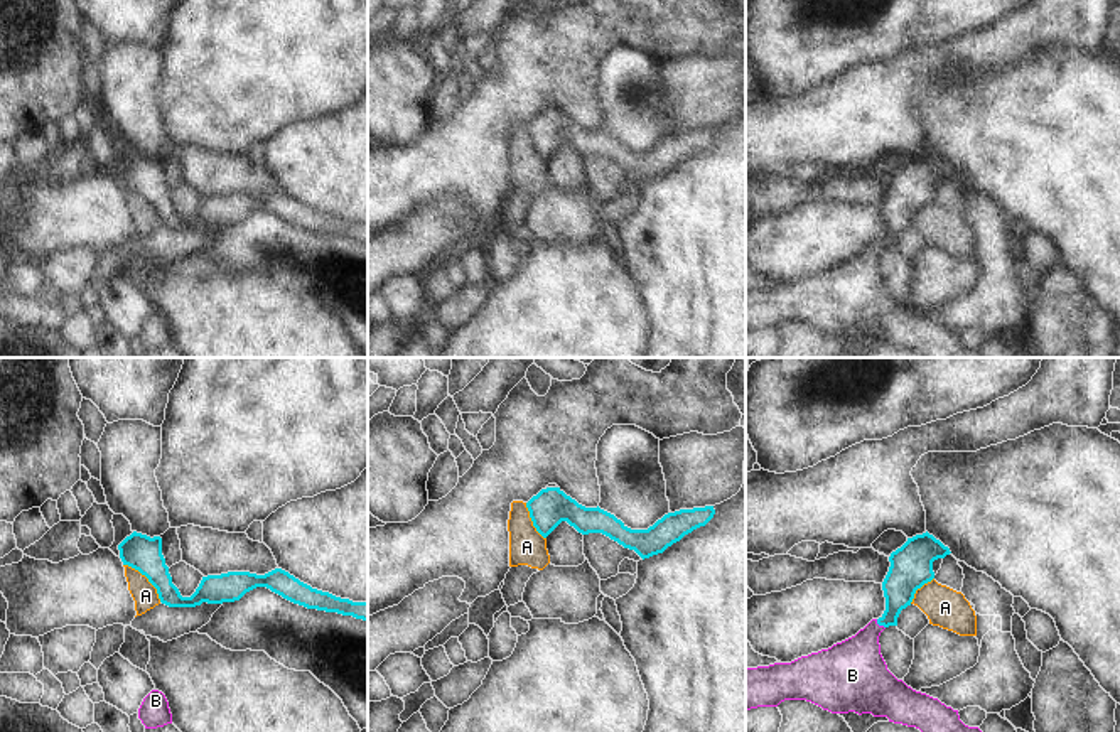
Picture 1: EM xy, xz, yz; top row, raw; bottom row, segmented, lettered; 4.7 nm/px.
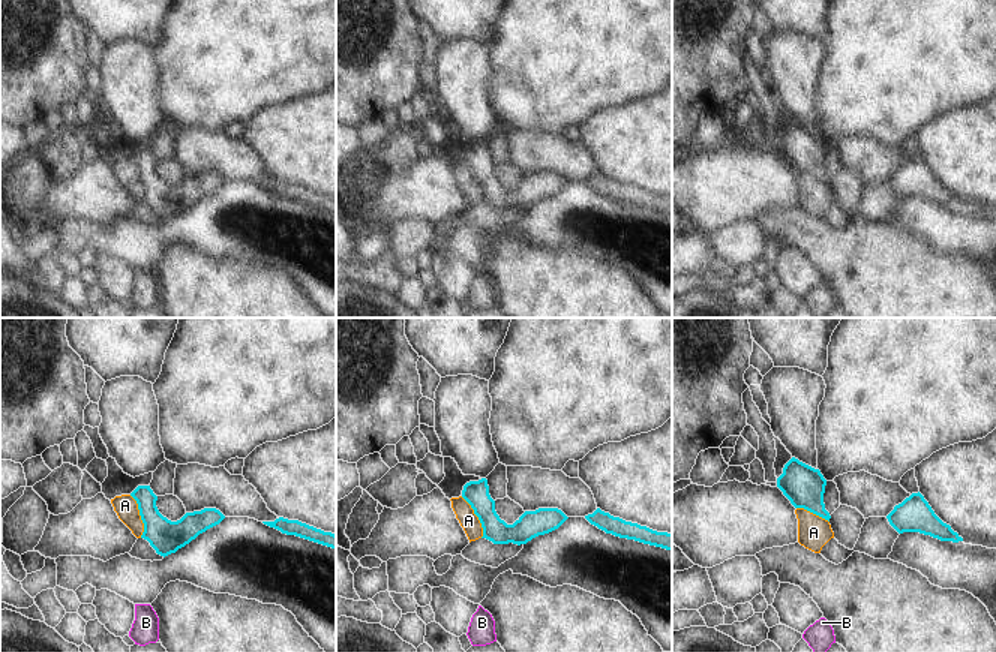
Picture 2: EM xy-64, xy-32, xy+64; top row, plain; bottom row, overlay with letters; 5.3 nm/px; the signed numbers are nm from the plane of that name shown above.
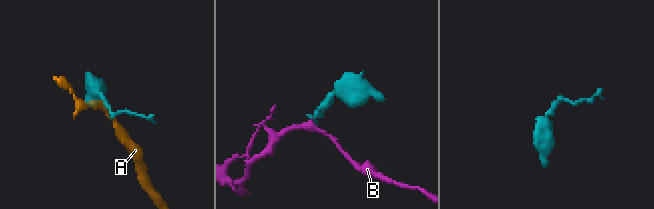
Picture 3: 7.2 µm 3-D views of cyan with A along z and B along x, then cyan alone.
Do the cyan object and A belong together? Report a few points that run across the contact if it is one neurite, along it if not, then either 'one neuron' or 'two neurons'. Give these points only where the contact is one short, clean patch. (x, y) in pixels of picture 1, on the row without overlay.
xy (123, 186), (137, 191), (156, 211), (161, 223) | two neurons

